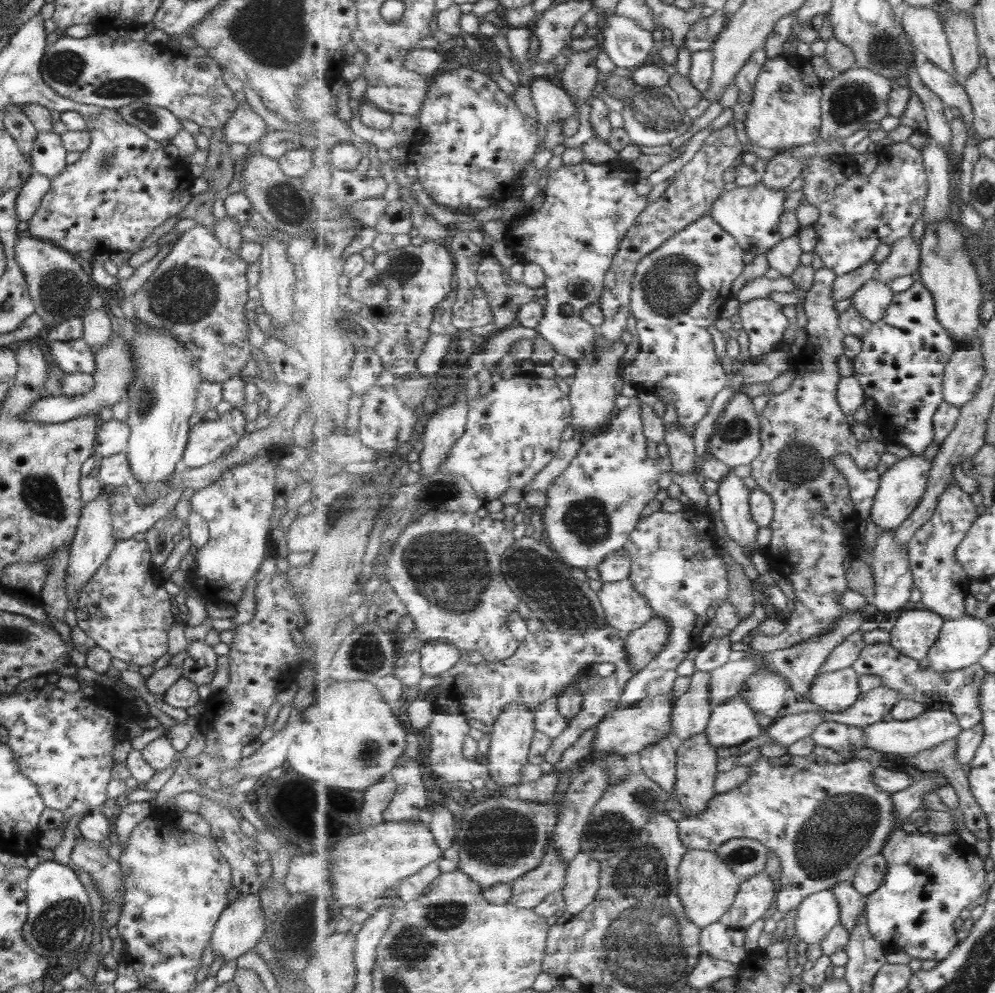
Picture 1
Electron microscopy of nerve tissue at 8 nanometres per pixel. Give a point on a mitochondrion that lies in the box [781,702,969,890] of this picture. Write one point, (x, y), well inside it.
(839, 828)

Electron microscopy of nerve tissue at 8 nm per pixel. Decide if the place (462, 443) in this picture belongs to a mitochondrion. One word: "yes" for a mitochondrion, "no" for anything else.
no

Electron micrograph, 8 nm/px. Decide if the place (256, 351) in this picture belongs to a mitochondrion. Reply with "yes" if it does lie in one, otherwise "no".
no

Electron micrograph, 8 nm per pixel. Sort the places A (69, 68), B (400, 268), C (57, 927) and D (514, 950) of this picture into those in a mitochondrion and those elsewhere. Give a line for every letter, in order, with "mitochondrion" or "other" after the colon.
A: mitochondrion
B: mitochondrion
C: mitochondrion
D: other

